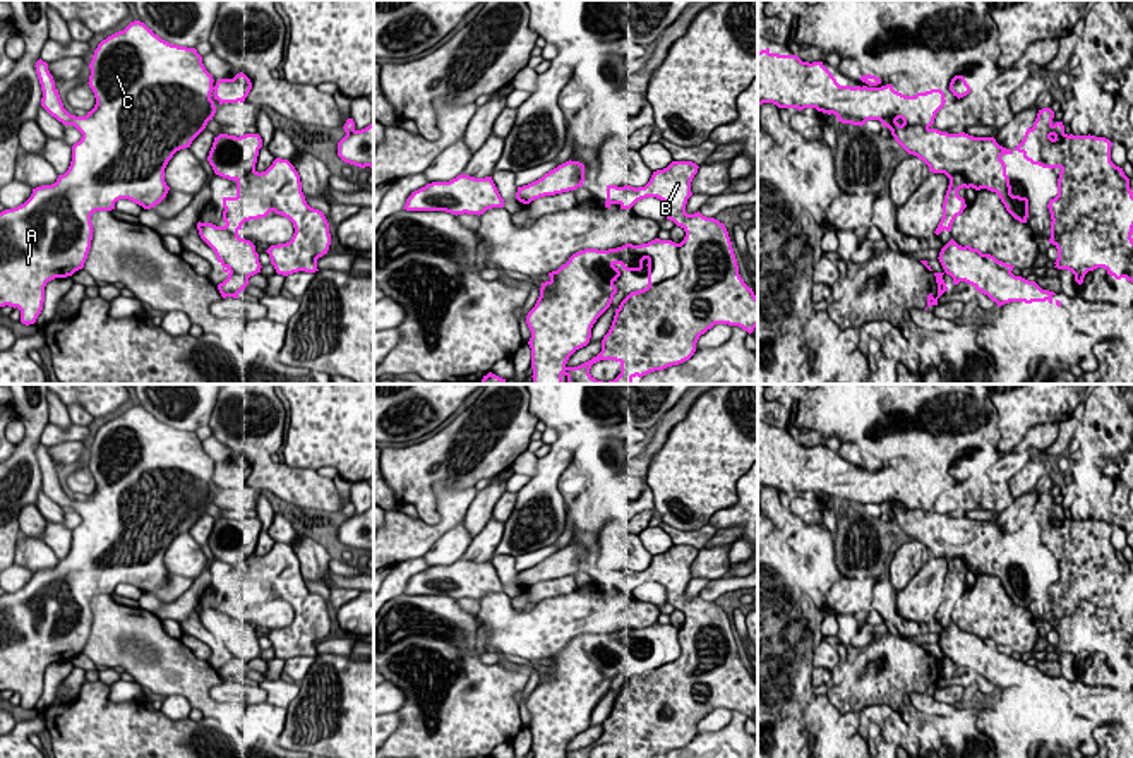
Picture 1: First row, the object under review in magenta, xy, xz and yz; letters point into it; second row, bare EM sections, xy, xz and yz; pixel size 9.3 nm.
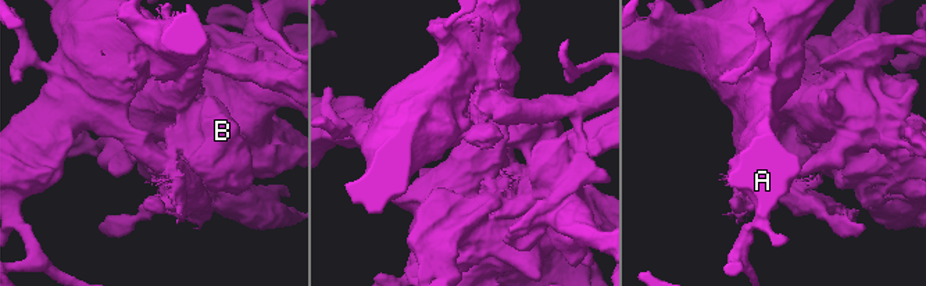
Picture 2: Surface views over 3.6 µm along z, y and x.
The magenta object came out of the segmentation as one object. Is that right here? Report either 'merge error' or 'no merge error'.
merge error

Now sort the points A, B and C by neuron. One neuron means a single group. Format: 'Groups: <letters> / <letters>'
Groups: A C / B

